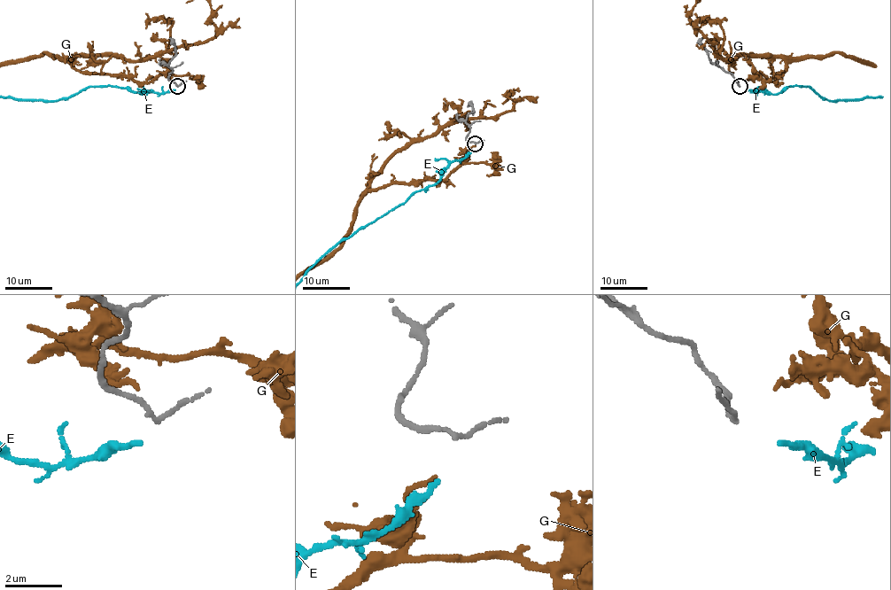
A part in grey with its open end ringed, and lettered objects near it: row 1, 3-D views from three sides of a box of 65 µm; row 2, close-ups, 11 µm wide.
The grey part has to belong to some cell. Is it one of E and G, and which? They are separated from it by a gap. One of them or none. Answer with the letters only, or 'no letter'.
E

